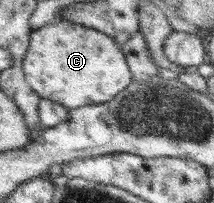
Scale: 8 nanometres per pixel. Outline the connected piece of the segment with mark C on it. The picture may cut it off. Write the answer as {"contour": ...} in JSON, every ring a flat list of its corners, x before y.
{"contour":[[57,19,32,32,23,68,27,82,41,98,61,103,69,110,114,100,134,81,126,54,111,35]]}

